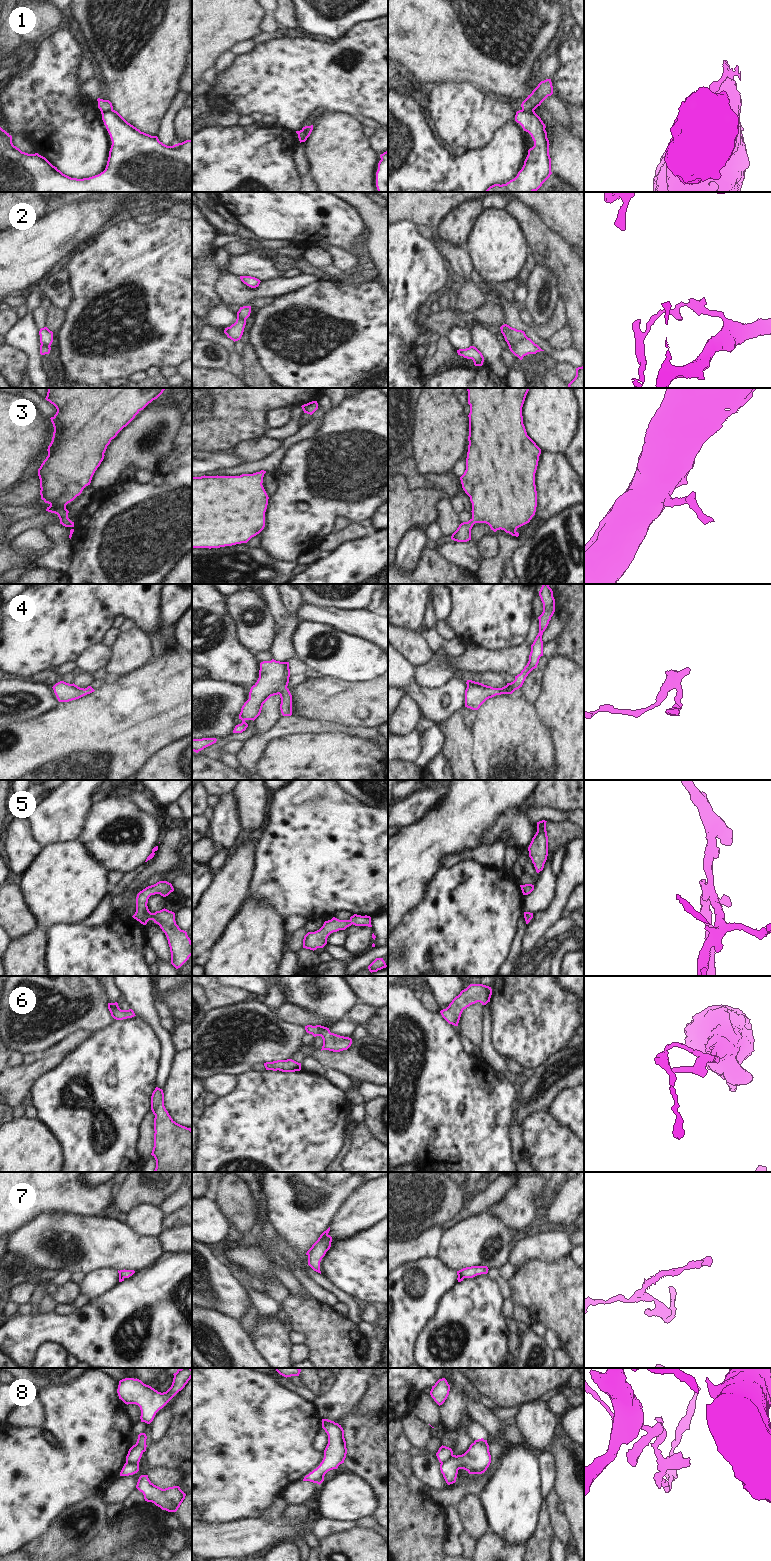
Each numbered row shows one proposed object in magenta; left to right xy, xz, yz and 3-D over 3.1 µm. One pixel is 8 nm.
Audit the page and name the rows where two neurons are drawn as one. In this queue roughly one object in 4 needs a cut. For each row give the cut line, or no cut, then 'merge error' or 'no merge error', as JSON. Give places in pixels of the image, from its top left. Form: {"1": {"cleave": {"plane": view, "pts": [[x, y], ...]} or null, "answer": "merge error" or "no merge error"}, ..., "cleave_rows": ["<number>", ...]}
{"1": {"cleave": {"plane": "xz", "pts": [[301, 130], [305, 134], [303, 141]]}, "answer": "merge error"}, "2": {"cleave": {"plane": "yz", "pts": [[526, 336], [509, 346]]}, "answer": "merge error"}, "3": {"cleave": null, "answer": "no merge error"}, "4": {"cleave": null, "answer": "no merge error"}, "5": {"cleave": null, "answer": "no merge error"}, "6": {"cleave": null, "answer": "no merge error"}, "7": {"cleave": null, "answer": "no merge error"}, "8": {"cleave": {"plane": "xy", "pts": [[126, 1461], [138, 1462]]}, "answer": "merge error"}, "cleave_rows": ["1", "2", "8"]}

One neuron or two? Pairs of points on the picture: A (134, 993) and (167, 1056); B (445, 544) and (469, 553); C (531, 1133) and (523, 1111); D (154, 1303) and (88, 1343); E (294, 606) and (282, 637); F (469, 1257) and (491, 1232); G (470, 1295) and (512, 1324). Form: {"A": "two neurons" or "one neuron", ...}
{"A": "one neuron", "B": "one neuron", "C": "two neurons", "D": "one neuron", "E": "two neurons", "F": "one neuron", "G": "two neurons"}

